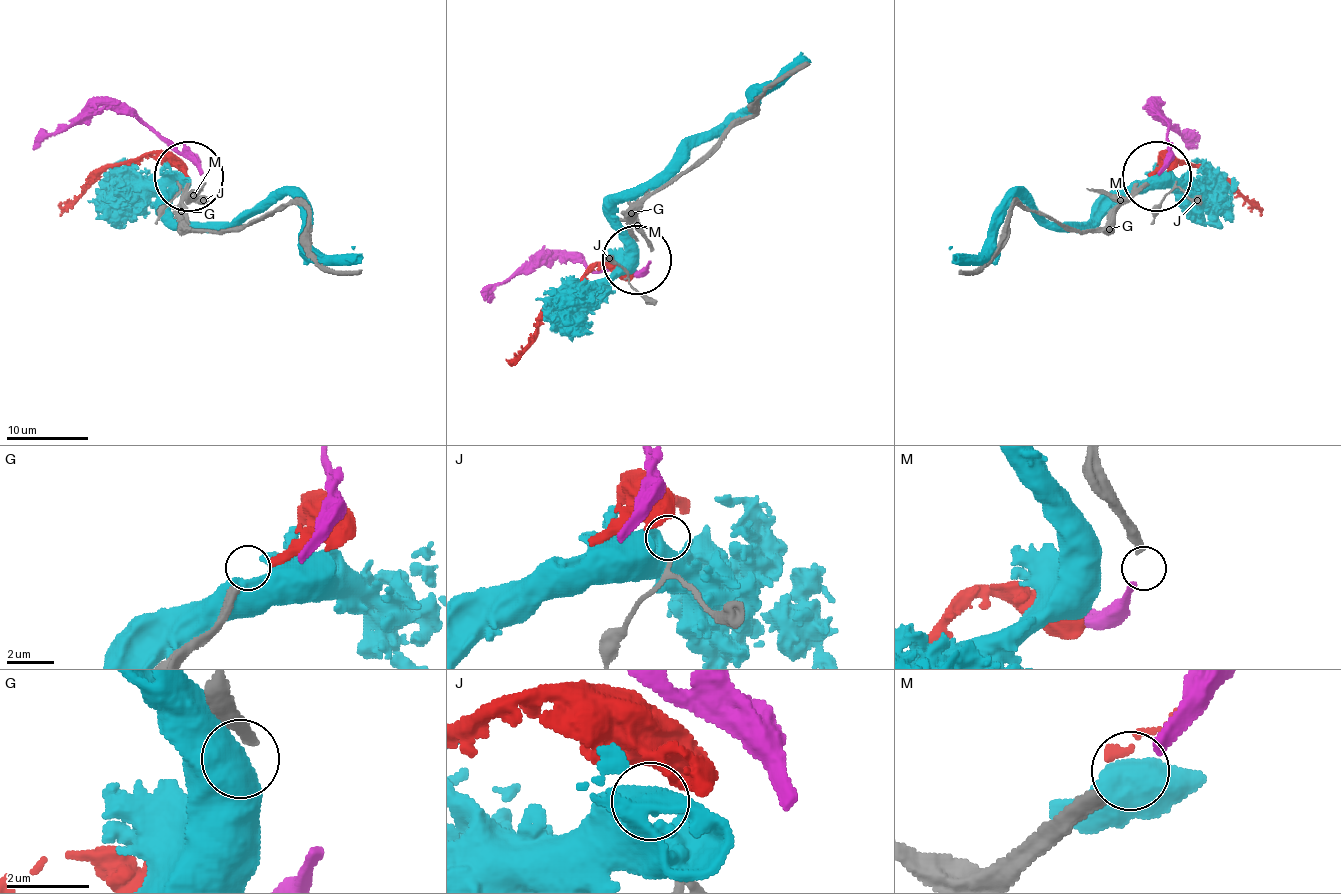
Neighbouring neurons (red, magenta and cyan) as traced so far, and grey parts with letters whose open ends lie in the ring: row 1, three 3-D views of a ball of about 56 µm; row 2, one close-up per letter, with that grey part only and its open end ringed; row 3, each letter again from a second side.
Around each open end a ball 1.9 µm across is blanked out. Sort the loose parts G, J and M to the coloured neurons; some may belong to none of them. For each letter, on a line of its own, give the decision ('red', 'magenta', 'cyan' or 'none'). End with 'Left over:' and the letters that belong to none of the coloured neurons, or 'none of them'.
G: red
J: none
M: magenta
Left over: J

